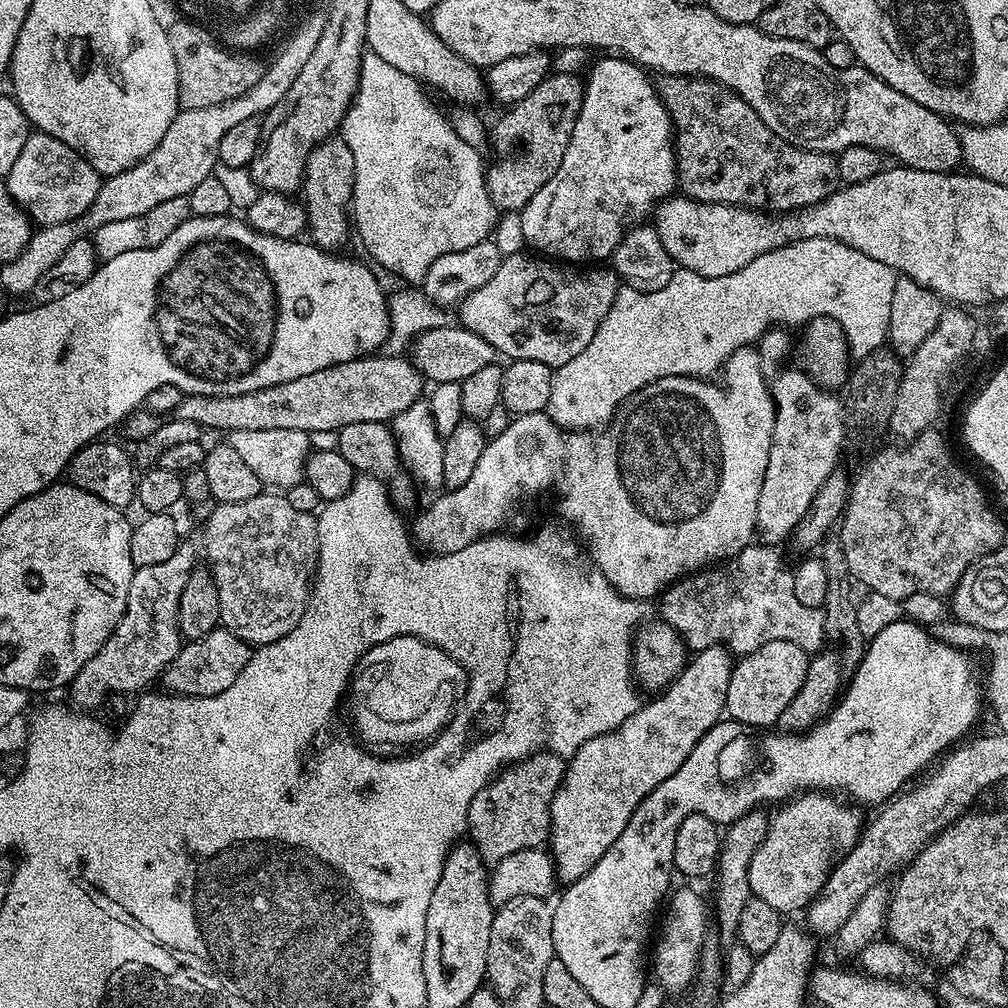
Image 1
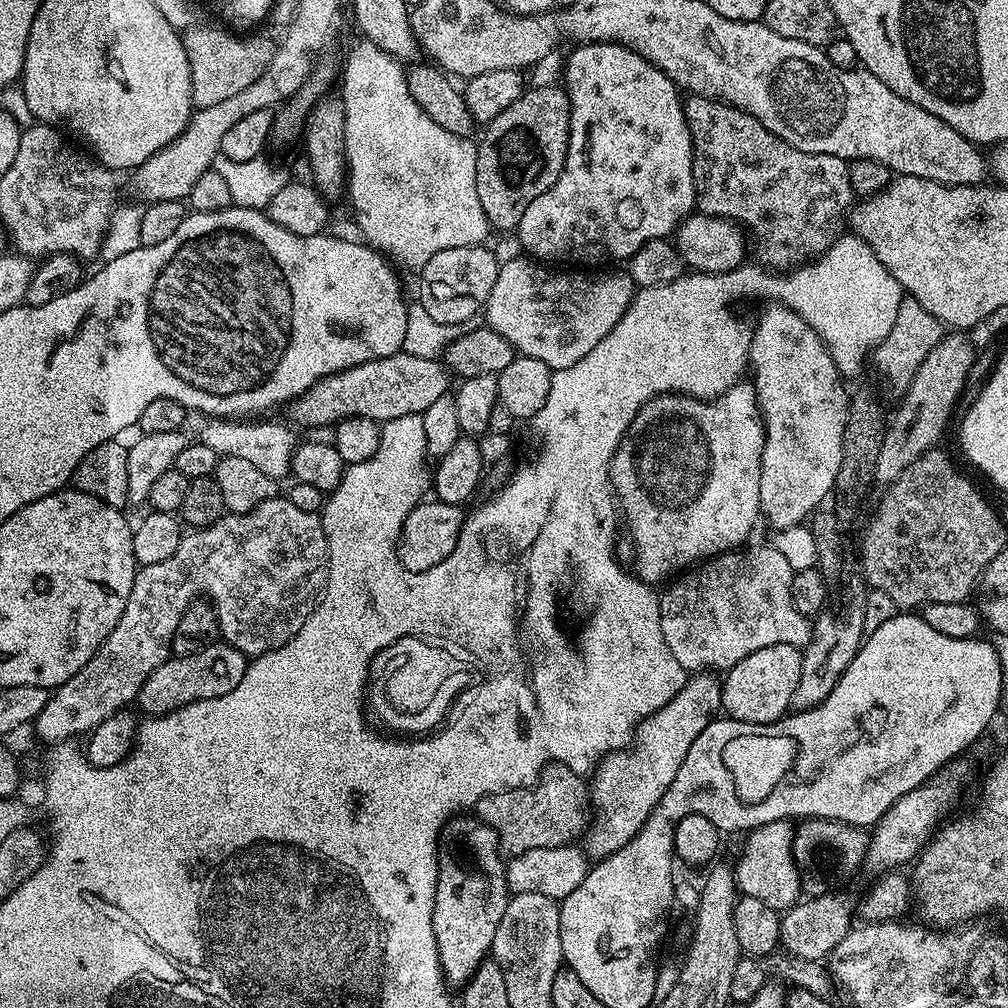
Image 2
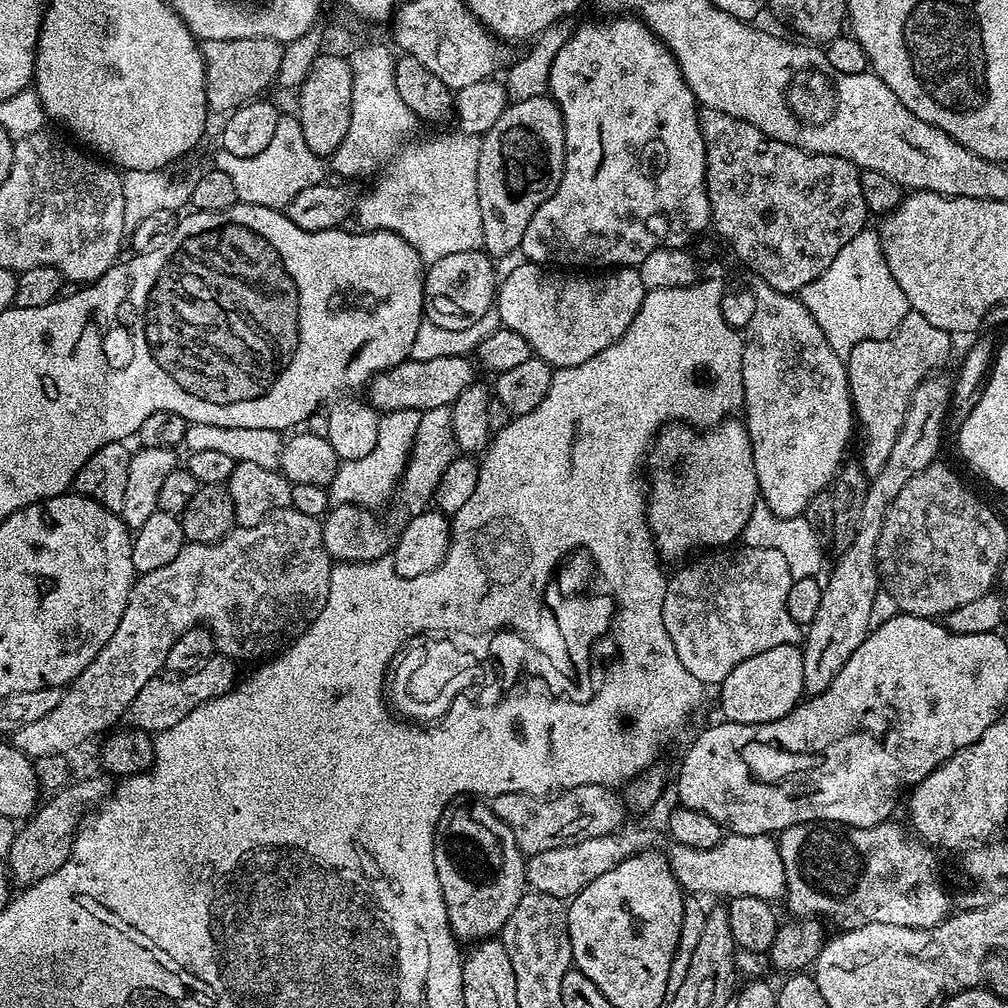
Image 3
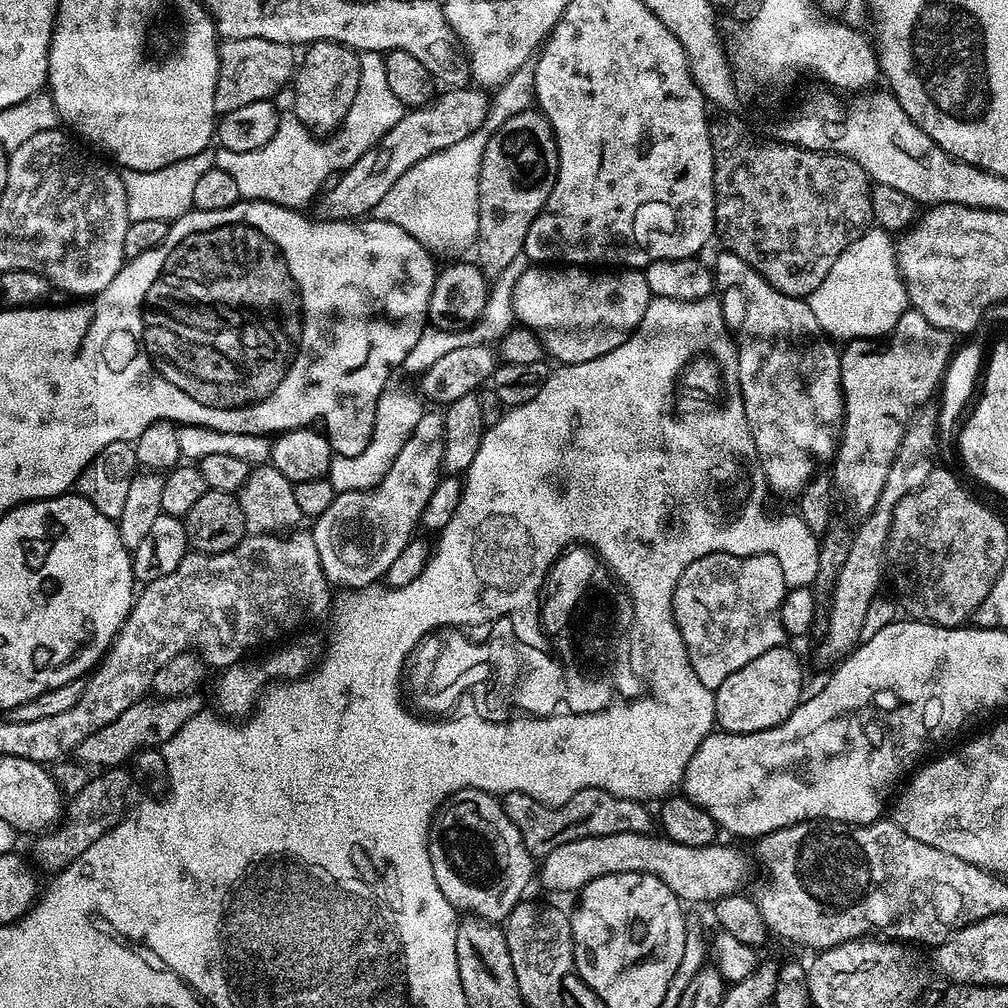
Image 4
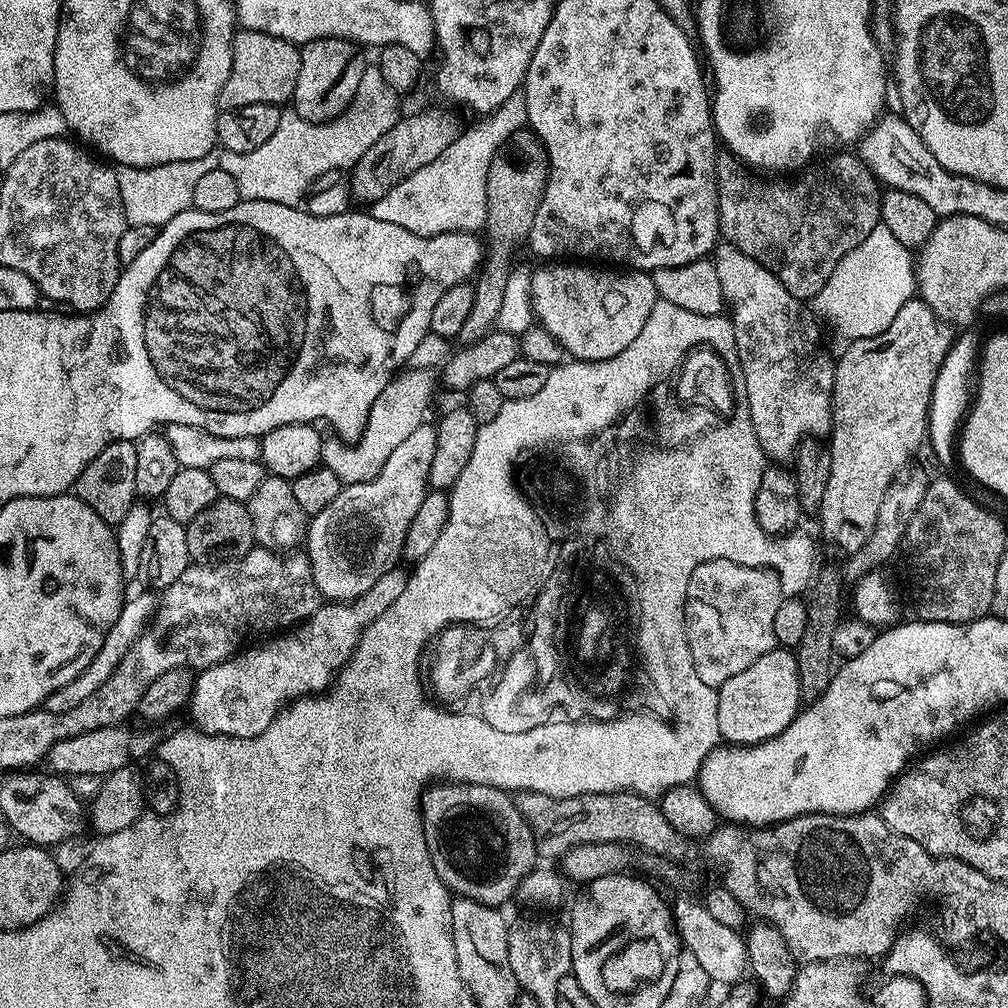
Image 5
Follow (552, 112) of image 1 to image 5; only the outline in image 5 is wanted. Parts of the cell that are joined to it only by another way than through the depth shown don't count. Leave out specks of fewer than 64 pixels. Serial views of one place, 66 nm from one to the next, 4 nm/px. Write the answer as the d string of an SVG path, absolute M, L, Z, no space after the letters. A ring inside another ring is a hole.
M521 130L501 145L487 176L484 234L486 240L488 236L489 248L473 285L474 303L470 308L469 317L462 324L458 337L461 343L474 344L495 327L510 275L508 248L514 247L515 244L523 245L527 241L534 214L538 214L538 206L544 197L547 181L548 155L535 132Z

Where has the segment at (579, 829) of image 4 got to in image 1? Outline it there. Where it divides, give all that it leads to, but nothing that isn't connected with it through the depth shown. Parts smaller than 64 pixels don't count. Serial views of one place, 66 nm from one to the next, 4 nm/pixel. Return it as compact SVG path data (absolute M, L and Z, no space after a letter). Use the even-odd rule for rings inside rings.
M555 751L533 752L526 759L505 767L475 796L468 811L467 831L472 832L471 843L476 845L485 862L495 866L502 858L510 858L510 854L518 854L518 850L541 847L549 839L552 827L552 799L564 781L565 767L565 761Z

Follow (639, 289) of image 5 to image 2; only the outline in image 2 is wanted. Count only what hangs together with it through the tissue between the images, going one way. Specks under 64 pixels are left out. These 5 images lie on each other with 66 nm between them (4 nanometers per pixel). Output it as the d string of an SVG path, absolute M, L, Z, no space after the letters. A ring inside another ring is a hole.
M509 258L506 263L500 265L500 273L494 282L494 290L490 290L490 298L486 305L486 313L488 312L487 327L493 328L498 334L502 334L502 338L506 338L506 341L512 344L519 355L538 358L538 362L546 362L546 366L550 366L553 370L574 366L574 362L582 362L582 358L586 358L586 354L590 354L590 350L594 350L594 346L598 346L598 342L602 342L602 338L606 338L606 334L610 334L610 330L614 330L614 326L618 326L622 314L626 314L626 310L631 306L634 295L631 276L624 270L620 270L620 272L604 272L608 270L556 270L560 272L551 272L548 269L551 267L545 266L535 259L523 259Z

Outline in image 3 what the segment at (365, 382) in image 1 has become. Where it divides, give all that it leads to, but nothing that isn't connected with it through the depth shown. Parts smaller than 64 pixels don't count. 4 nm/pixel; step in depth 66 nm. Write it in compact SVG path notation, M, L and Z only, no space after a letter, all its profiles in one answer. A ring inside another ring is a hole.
M467 355L427 359L416 361L407 359L390 370L380 372L372 377L366 385L367 403L376 409L377 413L393 412L394 410L434 410L434 406L451 406L477 379L477 369L472 369L473 361Z

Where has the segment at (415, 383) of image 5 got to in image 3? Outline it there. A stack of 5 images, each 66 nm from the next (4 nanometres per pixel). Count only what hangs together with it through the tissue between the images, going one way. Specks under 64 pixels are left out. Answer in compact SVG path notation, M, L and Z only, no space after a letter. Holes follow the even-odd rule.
M394 410L385 412L378 422L378 438L371 441L365 456L359 454L345 459L338 466L338 474L334 474L334 482L328 488L328 498L333 505L358 504L367 505L368 496L388 496L397 491L404 468L408 464L408 456L412 453L412 441L416 439L418 410Z

